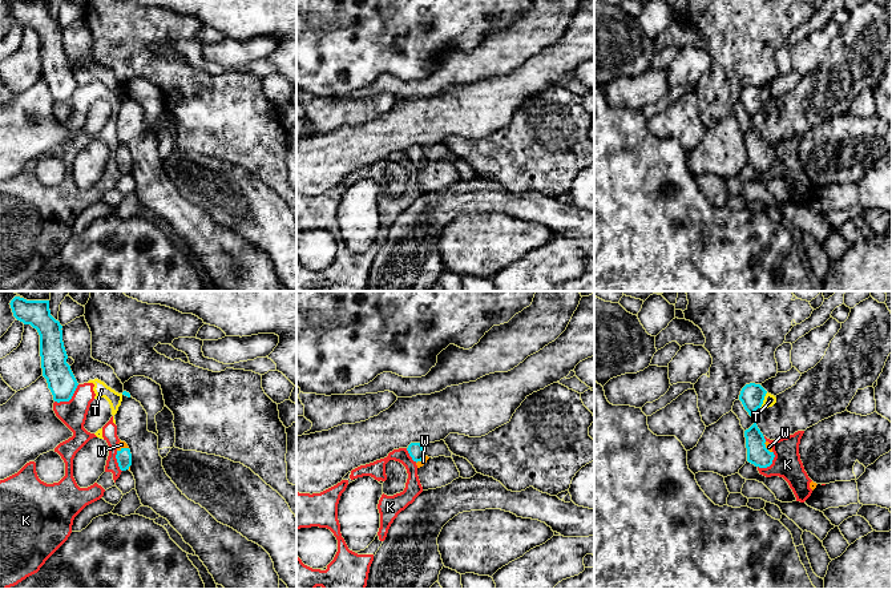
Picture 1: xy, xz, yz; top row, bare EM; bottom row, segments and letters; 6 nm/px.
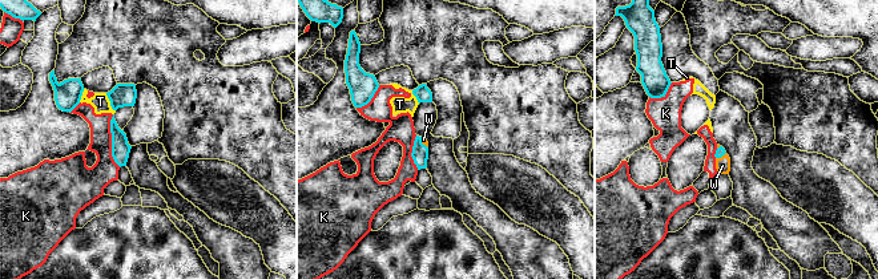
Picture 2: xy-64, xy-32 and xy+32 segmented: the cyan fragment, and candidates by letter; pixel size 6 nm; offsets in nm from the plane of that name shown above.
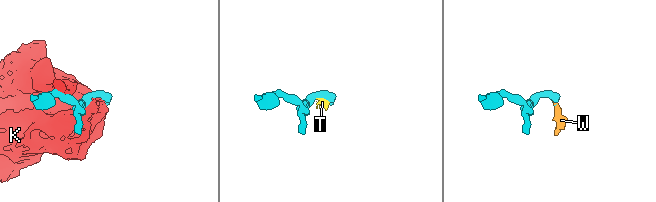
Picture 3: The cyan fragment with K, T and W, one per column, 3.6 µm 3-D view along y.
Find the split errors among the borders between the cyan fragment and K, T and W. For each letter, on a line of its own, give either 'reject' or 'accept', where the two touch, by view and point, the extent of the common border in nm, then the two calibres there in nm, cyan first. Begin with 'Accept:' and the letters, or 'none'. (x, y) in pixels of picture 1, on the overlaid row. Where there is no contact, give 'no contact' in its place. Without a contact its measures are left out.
Accept: W
K: reject; contact xy (69, 399); length 190 nm; calibres 170 and 160 nm
T: reject; contact yz (763, 399); length 110 nm; calibres 140 and 70 nm
W: accept; contact xy (122, 448); length 80 nm; calibres 100 and 50 nm

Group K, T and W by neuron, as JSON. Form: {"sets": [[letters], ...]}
{"sets": [["K", "T"], ["W"]]}

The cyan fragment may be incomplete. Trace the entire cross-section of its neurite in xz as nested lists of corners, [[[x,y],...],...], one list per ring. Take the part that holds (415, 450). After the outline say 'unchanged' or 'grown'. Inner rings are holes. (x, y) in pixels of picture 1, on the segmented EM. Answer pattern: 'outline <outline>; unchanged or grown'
outline [[[411,443],[407,448],[409,456],[416,463],[417,468],[423,467],[427,460],[429,459],[423,449],[423,444],[420,443]]]; grown

